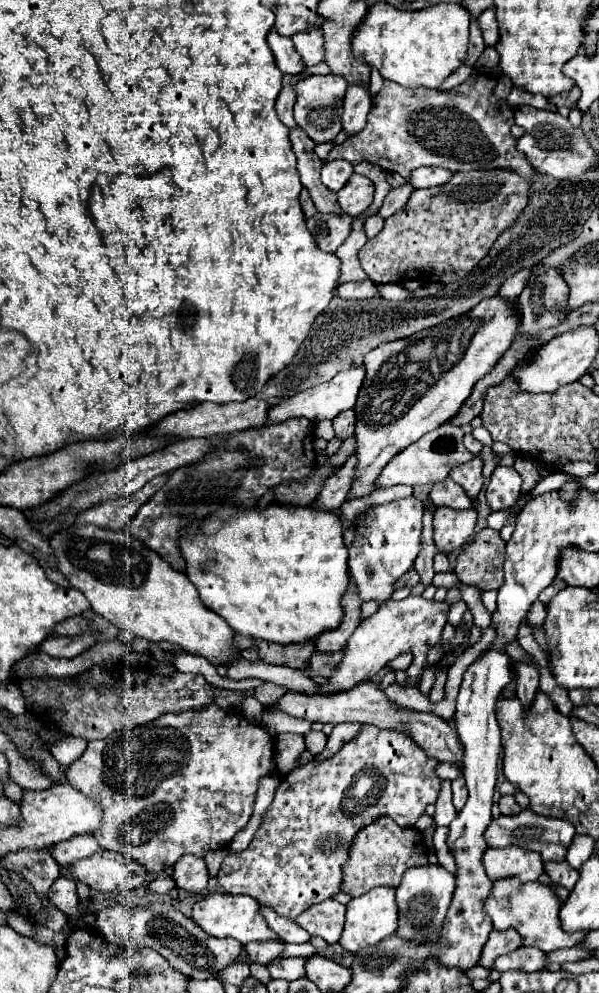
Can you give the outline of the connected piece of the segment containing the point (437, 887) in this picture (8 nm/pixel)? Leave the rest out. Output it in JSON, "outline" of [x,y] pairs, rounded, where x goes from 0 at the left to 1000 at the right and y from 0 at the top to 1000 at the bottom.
{"outline":[[[713,870],[703,874],[683,874],[683,878],[676,878],[663,894],[663,910],[666,910],[663,943],[696,947],[696,951],[710,951],[720,945],[726,945],[736,939],[736,931],[753,910],[756,896],[760,896],[760,882],[746,878],[740,872]]]}

